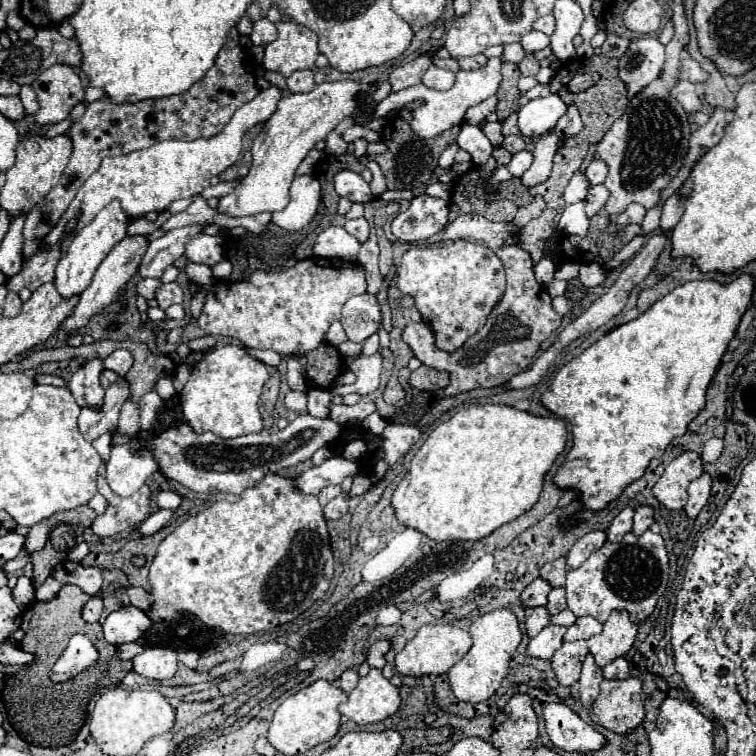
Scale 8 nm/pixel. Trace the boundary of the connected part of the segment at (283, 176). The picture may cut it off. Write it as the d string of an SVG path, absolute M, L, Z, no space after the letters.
M351 80L343 82L323 82L305 94L289 94L279 100L275 114L265 122L263 130L253 142L251 154L253 164L249 174L239 182L239 186L219 200L219 212L229 216L251 216L259 212L275 212L285 208L289 202L289 186L295 178L295 170L307 152L345 118L357 110L357 92L365 90L373 94L377 84L357 84Z

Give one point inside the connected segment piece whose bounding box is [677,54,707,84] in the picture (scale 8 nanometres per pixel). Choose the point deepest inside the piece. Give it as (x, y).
(690, 70)

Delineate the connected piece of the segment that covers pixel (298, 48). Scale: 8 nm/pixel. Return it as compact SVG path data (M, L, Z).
M279 22L277 40L265 46L263 66L265 70L275 70L285 78L297 70L315 68L317 34L297 22Z

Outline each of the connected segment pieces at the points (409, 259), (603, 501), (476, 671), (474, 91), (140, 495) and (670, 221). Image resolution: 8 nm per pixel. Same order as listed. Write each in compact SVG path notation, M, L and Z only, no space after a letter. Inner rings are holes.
M455 240L439 248L411 248L397 268L397 288L409 294L419 308L423 322L435 334L435 346L443 352L457 352L479 328L505 294L505 268L495 250L469 240Z
M741 274L727 286L713 280L687 282L657 300L637 320L611 330L583 354L567 362L541 396L541 404L567 420L573 434L573 446L555 474L555 486L575 490L587 510L599 512L631 482L639 480L649 462L659 458L673 438L683 436L689 422L705 408L707 388L751 298L753 280L747 274Z
M501 608L501 610L489 612L481 618L477 618L471 624L469 634L473 638L473 646L449 670L449 684L459 700L477 704L477 702L485 702L501 686L501 680L505 678L507 668L509 668L509 660L521 642L521 630L519 630L519 622L517 622L515 614L507 608Z
M489 58L489 62L479 70L471 70L471 72L459 70L455 86L451 88L451 92L449 90L439 92L439 90L431 90L431 88L425 88L425 86L415 86L407 100L421 98L421 100L425 100L425 104L413 112L413 122L411 122L413 132L427 140L427 138L435 138L437 134L449 130L455 124L461 124L463 116L465 116L465 110L469 106L475 106L475 104L483 102L485 98L489 98L489 96L493 96L497 92L499 82L501 82L499 68L501 68L501 58Z
M105 462L99 468L97 488L107 500L107 510L101 516L97 516L91 524L91 530L95 536L99 536L99 538L115 536L115 534L127 530L129 526L137 526L141 520L145 520L149 516L149 500L151 500L149 488L141 486L141 490L137 490L129 498L117 496L105 480Z
M673 194L665 204L663 204L663 214L661 214L661 228L665 232L669 232L681 218L683 214L683 202L679 198L679 194Z

